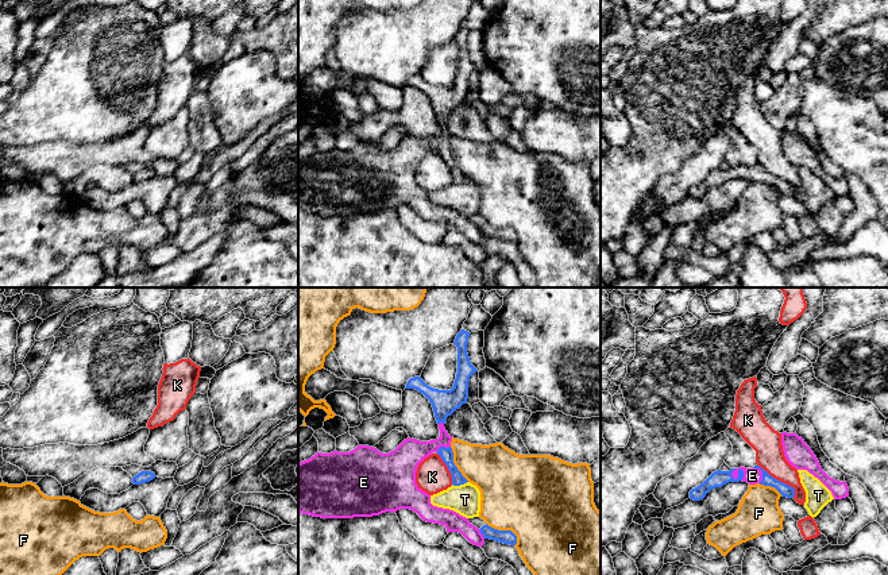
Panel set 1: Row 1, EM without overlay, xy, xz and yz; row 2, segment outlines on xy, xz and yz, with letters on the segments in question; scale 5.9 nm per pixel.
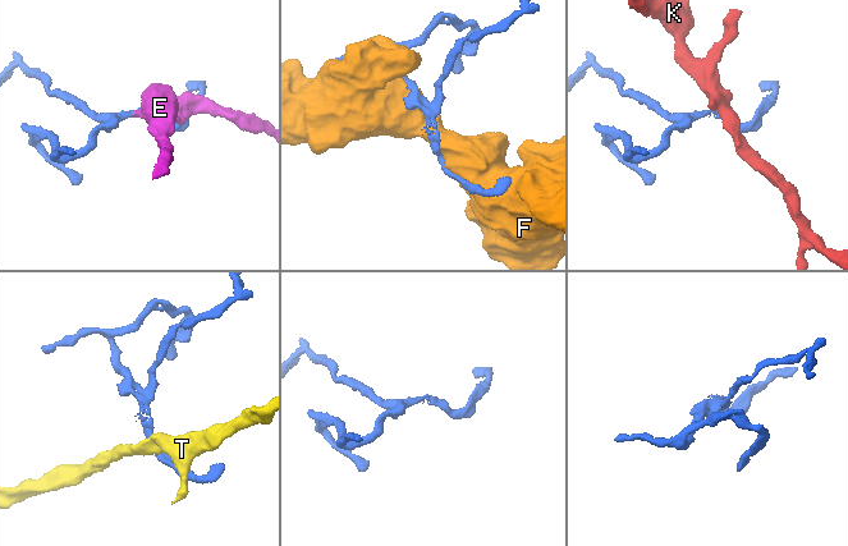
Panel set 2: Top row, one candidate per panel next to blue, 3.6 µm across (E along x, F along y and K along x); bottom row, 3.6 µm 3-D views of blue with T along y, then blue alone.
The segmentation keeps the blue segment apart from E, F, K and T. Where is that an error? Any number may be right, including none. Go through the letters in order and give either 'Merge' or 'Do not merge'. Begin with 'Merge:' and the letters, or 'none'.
Merge: E
E: Merge
F: Do not merge
K: Do not merge
T: Do not merge

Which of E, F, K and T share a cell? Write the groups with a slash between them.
E / F / K / T

